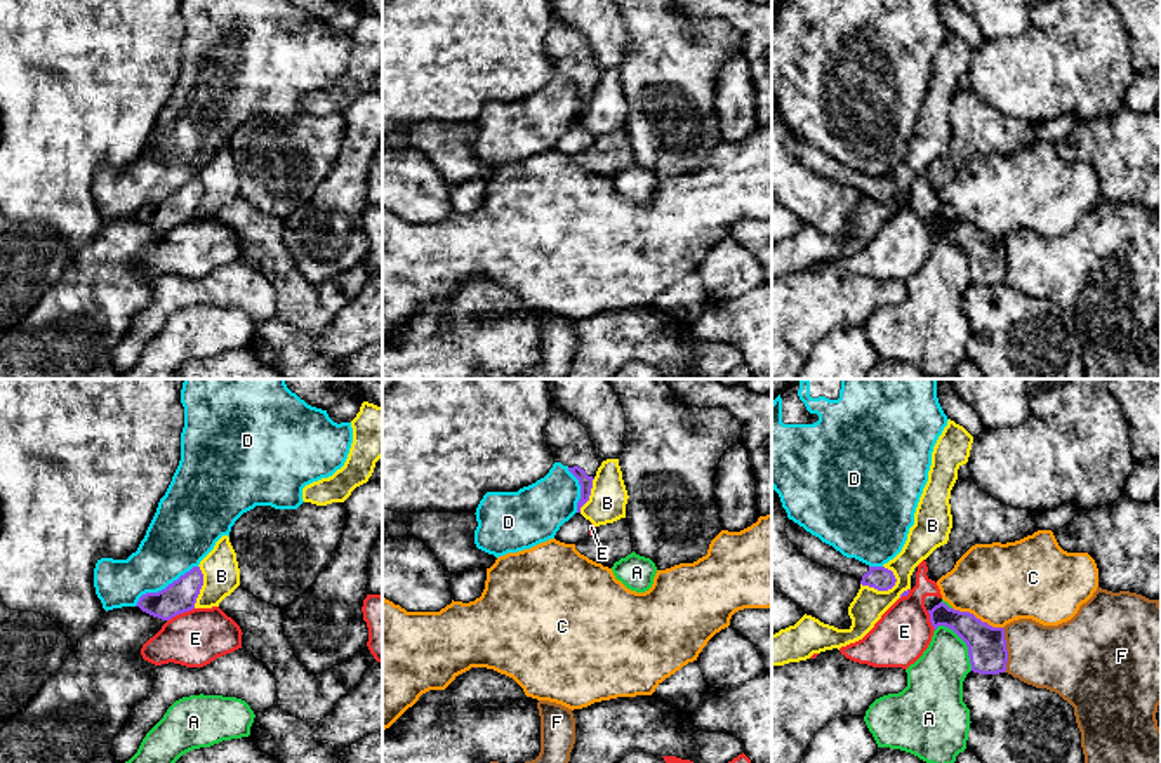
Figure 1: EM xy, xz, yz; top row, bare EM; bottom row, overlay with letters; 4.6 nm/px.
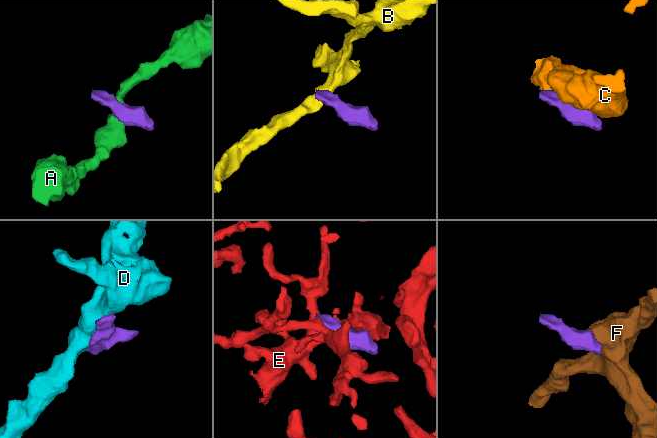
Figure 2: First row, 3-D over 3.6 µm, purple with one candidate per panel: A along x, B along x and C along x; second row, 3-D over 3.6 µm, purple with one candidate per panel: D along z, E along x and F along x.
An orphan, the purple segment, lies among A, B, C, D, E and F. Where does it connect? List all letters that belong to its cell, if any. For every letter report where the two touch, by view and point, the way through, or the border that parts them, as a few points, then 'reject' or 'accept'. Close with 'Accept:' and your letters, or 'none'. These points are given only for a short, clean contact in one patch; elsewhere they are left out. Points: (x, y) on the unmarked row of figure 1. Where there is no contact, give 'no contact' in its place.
A: meets purple in yz at (965, 252); reject
B: meets purple in yz at (880, 200); border along yz (897, 190), (887, 200), (861, 195); reject
C: meets purple in yz at (975, 228); reject
D: meets purple in xy at (165, 199); reject
E: meets purple in xy at (179, 223); reject
F: meets purple in yz at (1007, 261); reject
Accept: none

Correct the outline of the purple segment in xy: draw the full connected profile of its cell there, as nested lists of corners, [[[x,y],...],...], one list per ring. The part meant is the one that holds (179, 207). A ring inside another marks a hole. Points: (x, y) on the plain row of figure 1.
[[[193,177],[165,200],[143,205],[136,217],[162,231],[170,231],[172,228],[195,219],[202,196],[203,184],[200,177]]]

